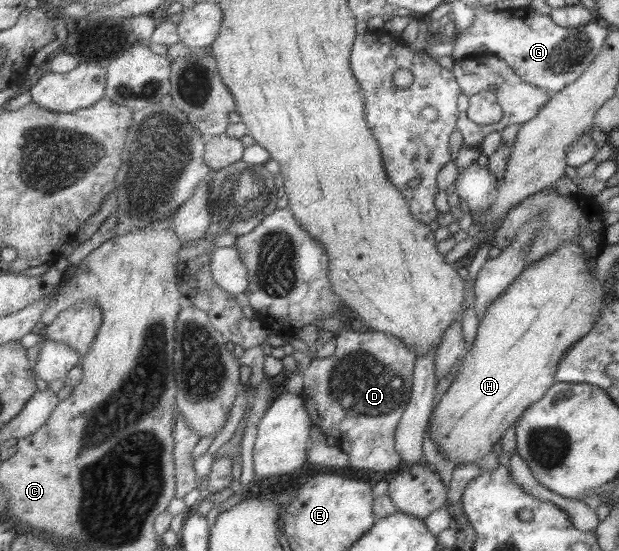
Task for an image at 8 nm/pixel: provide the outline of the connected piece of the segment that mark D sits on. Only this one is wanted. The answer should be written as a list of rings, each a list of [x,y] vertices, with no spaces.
[[[365,328],[360,331],[341,329],[336,336],[334,353],[328,358],[313,358],[303,371],[306,409],[319,431],[337,439],[337,444],[350,455],[351,466],[383,471],[391,475],[399,469],[400,452],[396,449],[396,431],[407,411],[415,384],[418,356],[399,337]]]

